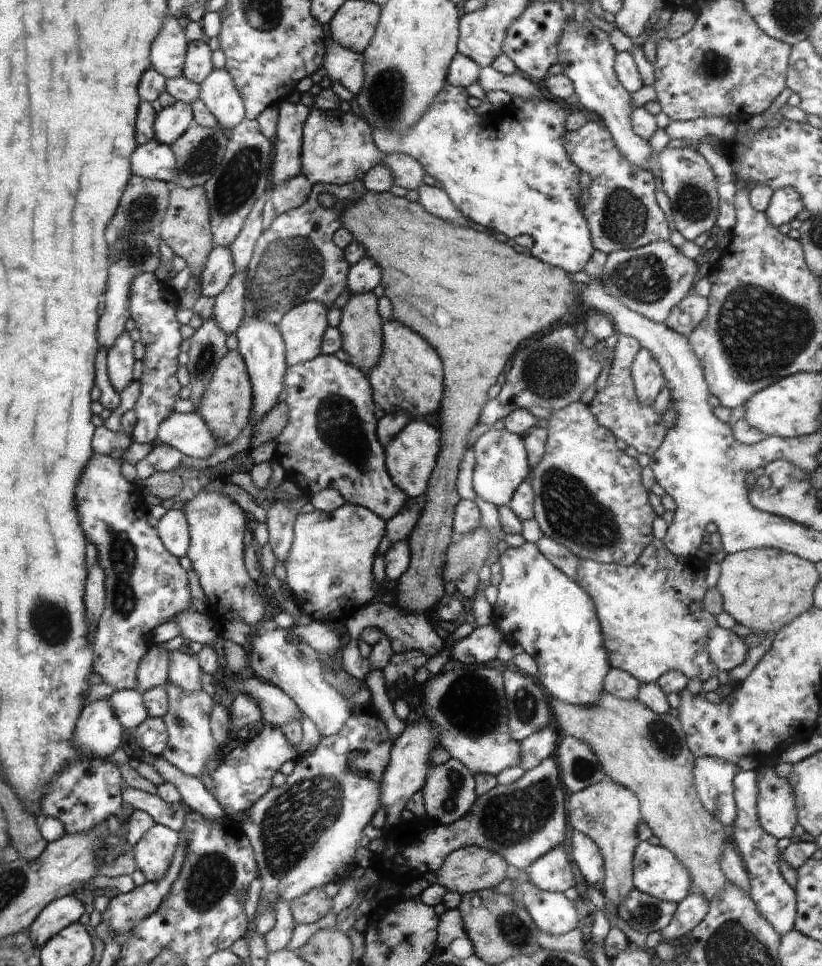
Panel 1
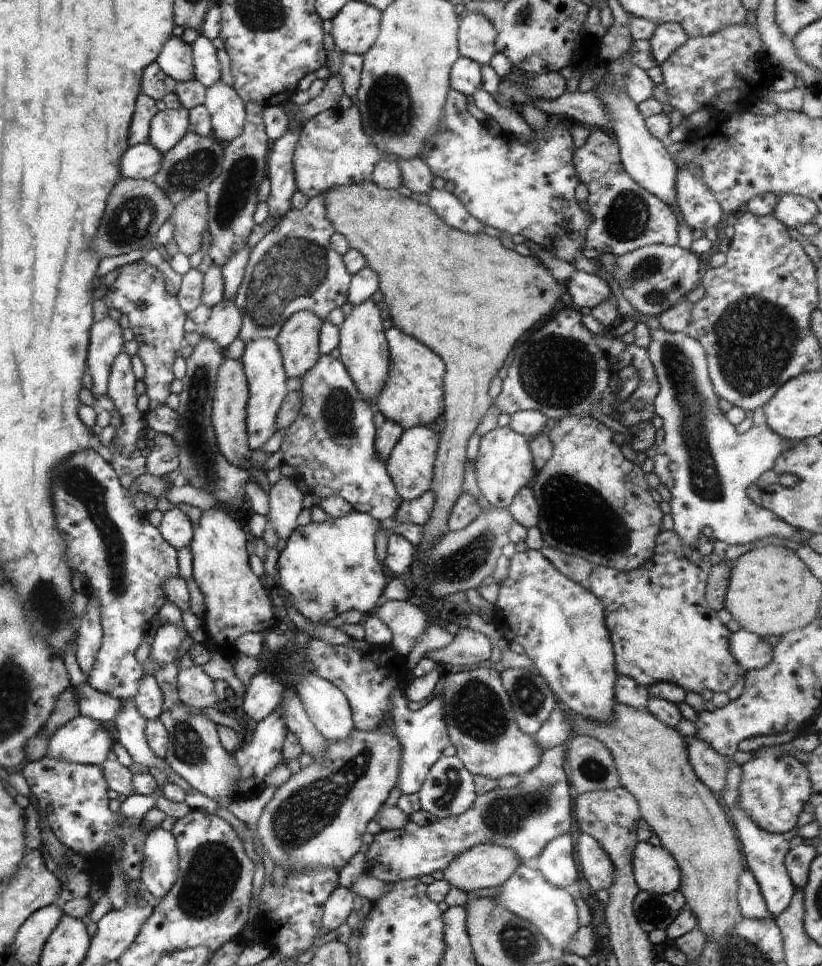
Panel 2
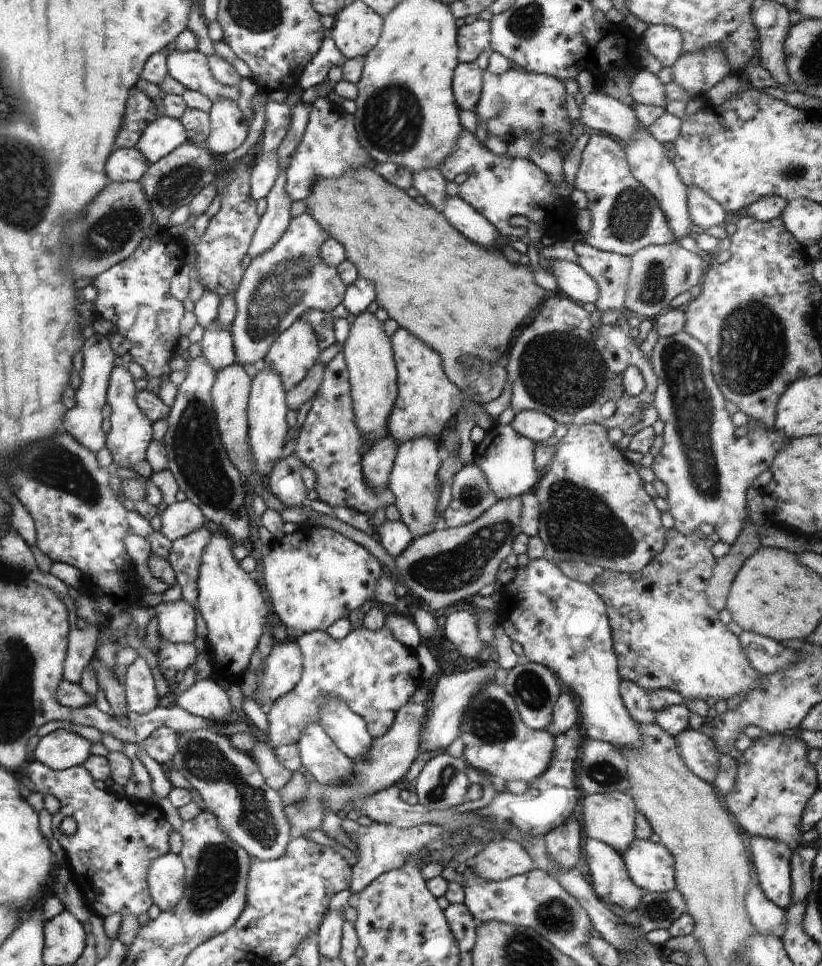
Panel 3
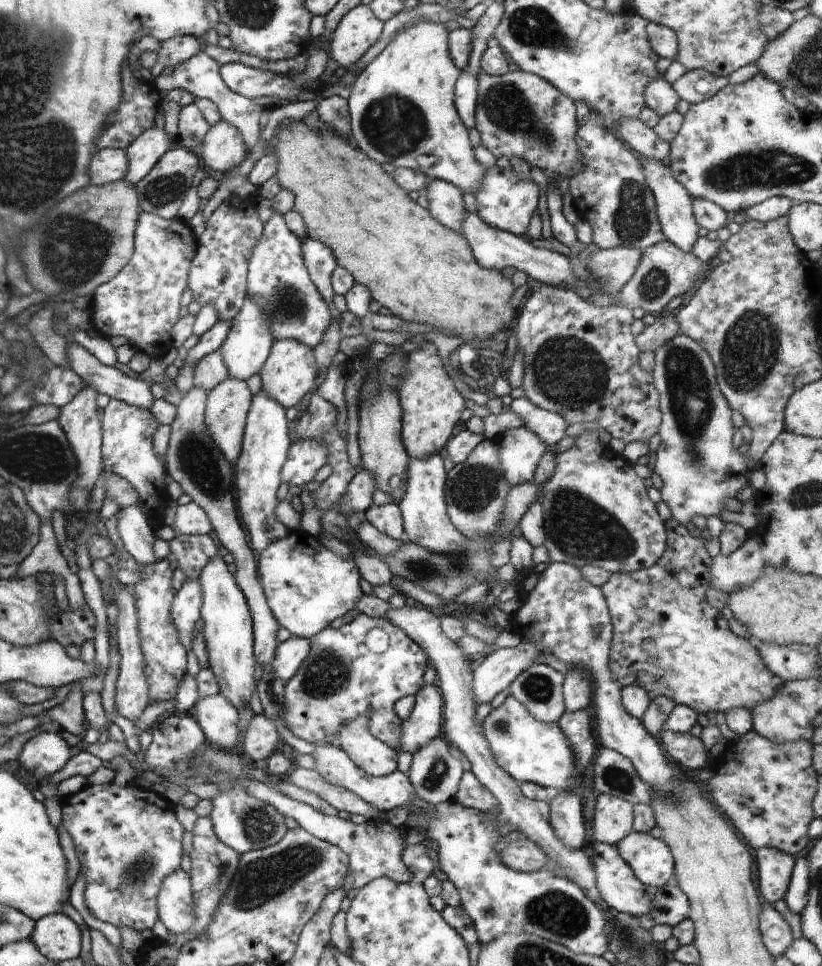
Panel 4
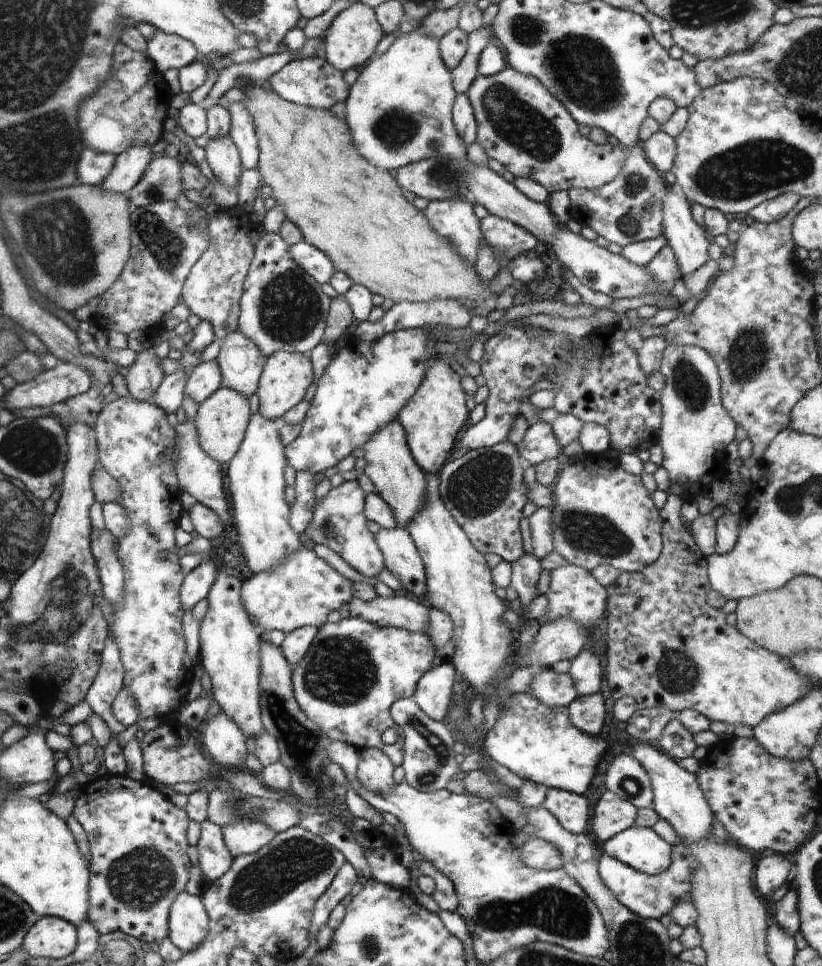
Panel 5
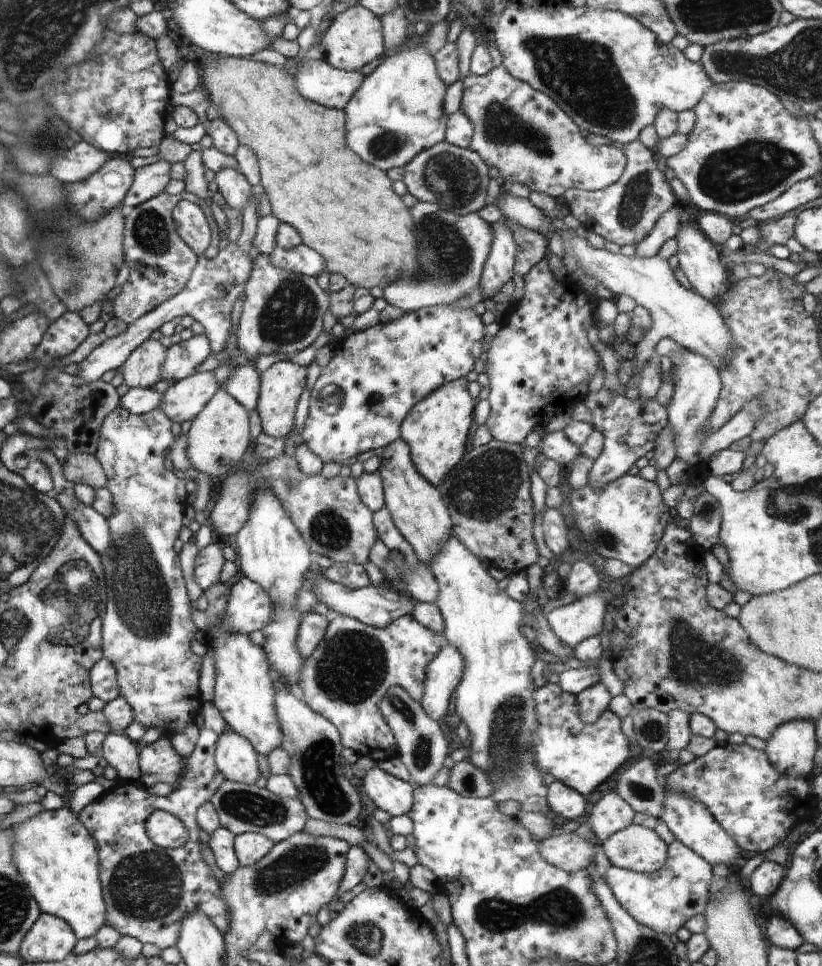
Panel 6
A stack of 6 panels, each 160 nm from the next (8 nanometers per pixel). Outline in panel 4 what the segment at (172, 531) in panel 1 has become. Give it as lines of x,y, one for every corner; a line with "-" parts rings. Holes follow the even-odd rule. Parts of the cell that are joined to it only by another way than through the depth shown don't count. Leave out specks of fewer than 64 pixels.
194,501
178,505
175,521
172,529
178,535
211,535
213,529
206,511

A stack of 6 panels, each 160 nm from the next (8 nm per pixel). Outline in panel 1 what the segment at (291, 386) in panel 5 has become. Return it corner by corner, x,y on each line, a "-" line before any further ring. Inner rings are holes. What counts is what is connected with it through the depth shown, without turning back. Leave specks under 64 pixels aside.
307,302
291,308
277,326
285,342
285,359
288,366
294,366
315,359
321,354
321,342
327,323
327,308
319,302

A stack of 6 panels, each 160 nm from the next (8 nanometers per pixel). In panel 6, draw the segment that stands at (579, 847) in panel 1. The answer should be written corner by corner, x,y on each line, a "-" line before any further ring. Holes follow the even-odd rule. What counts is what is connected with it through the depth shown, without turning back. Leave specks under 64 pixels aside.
676,838
668,846
665,865
655,873
637,873
610,865
604,876
615,899
636,922
670,936
693,916
702,915
713,892
712,865

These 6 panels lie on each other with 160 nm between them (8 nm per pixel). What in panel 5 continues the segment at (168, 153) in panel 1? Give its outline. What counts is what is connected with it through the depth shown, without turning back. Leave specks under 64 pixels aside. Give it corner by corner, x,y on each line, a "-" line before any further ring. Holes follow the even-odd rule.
84,148
78,162
75,184
100,185
108,178
118,156
112,153
100,153

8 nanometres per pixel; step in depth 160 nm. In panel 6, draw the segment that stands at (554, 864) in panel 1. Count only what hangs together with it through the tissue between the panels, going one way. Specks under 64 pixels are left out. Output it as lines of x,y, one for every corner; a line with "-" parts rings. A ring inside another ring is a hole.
560,781
550,783
547,788
547,803
551,814
558,821
576,820
578,816
587,812
587,799
567,784

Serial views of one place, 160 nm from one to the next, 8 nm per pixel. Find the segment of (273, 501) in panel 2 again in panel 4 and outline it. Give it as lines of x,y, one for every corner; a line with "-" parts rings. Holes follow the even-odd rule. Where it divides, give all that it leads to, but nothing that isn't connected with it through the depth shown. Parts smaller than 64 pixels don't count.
316,439
295,440
288,449
281,470
283,483
289,486
303,486
313,480
316,472
327,464
328,447

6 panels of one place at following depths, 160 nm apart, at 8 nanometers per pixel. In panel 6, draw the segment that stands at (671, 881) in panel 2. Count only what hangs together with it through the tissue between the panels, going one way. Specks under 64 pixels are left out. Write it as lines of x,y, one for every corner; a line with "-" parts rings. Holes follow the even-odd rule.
634,823
600,844
612,865
637,873
655,873
665,865
668,855
668,846
655,829

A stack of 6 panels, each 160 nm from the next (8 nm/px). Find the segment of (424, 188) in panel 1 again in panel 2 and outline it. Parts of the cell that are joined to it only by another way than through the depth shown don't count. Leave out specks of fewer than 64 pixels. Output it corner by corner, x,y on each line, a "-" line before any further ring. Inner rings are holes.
432,188
427,195
429,196
427,205
448,226
464,232
474,232
474,234
482,232
484,225
476,220
451,192

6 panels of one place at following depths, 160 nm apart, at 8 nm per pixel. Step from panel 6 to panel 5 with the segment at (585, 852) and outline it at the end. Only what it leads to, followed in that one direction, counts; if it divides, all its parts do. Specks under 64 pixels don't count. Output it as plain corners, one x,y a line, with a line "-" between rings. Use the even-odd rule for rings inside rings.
533,837
520,848
520,858
526,866
538,870
562,869
565,863
561,852
544,839

